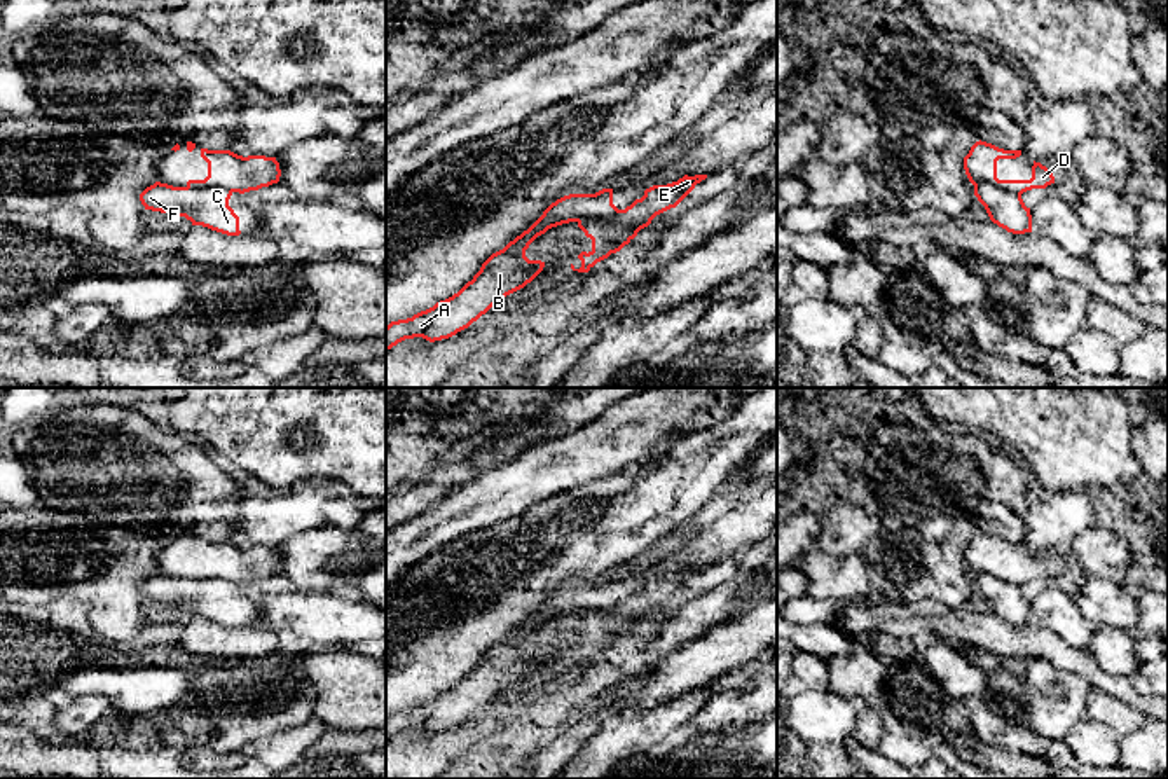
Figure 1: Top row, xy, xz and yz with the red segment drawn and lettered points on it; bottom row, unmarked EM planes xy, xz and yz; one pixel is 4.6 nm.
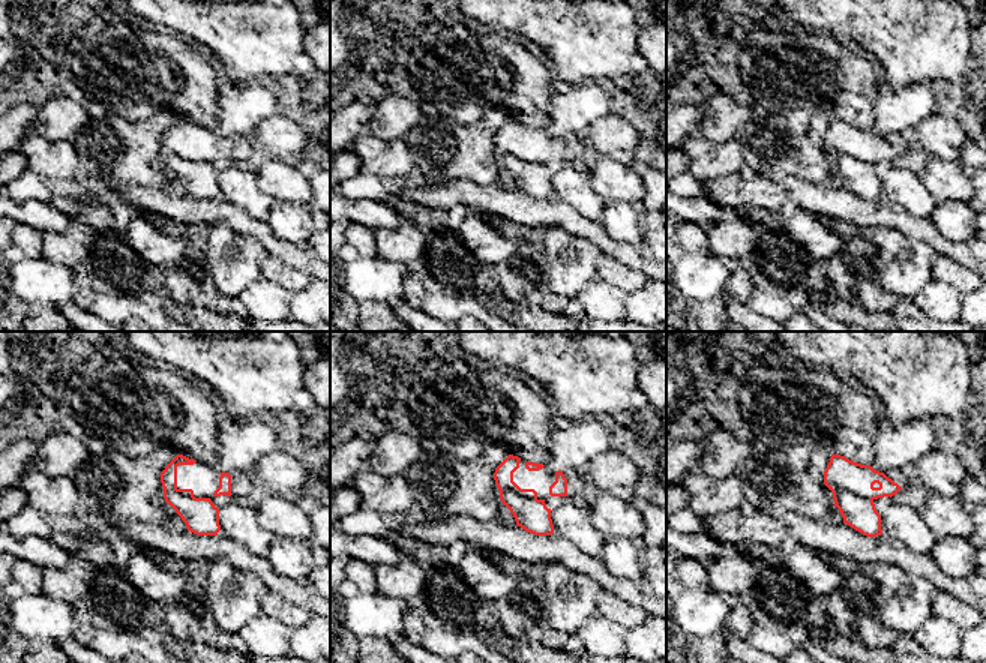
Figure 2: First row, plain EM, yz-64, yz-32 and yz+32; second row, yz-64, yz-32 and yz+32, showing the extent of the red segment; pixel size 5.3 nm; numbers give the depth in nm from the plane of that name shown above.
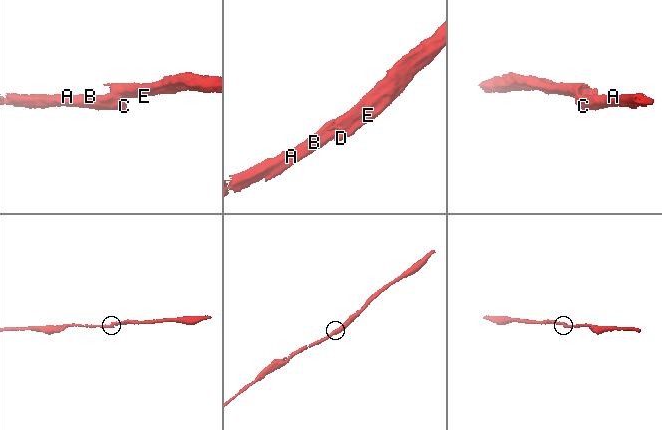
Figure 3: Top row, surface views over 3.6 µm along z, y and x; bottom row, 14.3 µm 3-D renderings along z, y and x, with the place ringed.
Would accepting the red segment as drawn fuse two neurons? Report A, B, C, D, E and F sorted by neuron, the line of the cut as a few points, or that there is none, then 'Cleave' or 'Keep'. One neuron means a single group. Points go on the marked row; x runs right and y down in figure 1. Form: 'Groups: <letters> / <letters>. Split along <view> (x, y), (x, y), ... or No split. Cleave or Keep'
Groups: A B C F / D E. Split along yz (975, 184), (996, 184), (1020, 194). Cleave

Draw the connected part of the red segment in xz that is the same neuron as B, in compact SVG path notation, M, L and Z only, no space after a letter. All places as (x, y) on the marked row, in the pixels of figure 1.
M602 189L595 194L569 194L557 199L527 231L492 253L457 293L412 318L391 321L386 327L386 351L414 337L429 342L449 339L468 328L506 295L531 283L543 271L545 262L529 260L526 250L548 229L585 218L611 220L616 215L613 189Z

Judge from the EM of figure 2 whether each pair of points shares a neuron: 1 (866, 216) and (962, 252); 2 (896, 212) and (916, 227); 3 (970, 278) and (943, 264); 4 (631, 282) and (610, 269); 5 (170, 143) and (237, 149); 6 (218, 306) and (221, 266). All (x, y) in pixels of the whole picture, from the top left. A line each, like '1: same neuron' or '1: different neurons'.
1: same neuron
2: same neuron
3: same neuron
4: same neuron
5: same neuron
6: different neurons

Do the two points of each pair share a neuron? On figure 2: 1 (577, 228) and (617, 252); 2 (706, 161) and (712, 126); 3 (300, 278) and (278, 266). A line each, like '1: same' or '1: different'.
1: same
2: different
3: same

